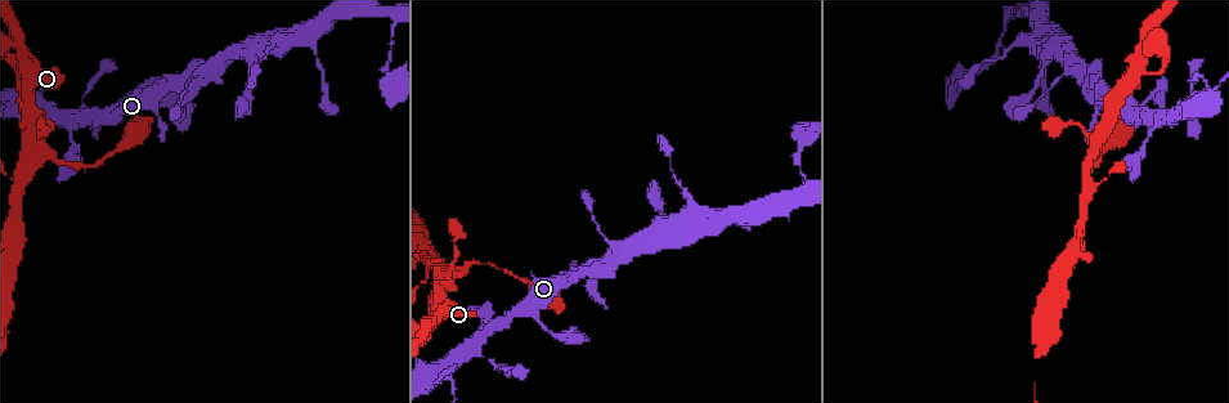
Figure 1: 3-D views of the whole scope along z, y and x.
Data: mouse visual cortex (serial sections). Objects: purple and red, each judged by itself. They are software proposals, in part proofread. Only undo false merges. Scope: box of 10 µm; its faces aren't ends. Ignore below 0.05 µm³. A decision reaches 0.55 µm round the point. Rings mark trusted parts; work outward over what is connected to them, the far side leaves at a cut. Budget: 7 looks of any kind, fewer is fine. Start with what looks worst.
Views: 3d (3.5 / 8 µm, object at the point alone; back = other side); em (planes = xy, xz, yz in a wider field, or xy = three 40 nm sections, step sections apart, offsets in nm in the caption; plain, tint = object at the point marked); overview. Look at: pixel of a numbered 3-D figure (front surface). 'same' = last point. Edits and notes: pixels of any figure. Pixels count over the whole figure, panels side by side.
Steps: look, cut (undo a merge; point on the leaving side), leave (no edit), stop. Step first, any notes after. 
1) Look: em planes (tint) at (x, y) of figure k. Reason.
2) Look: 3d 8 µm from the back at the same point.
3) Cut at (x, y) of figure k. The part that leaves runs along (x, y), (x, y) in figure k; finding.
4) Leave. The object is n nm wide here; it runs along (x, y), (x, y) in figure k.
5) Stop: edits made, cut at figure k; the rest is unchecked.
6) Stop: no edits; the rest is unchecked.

Look: 3d 8 µm at (82, 104) of figure 1. Sudden change in width.

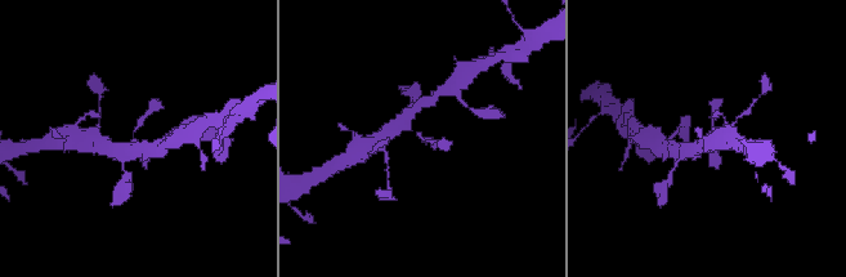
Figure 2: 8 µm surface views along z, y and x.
Look: 3d 3.5 µm at the same point.

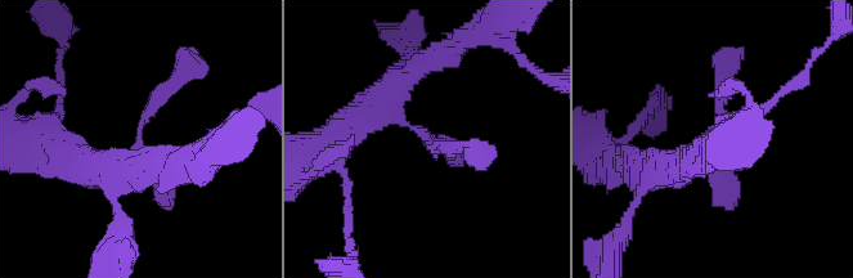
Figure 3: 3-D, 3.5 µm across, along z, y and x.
Leave. It runs along (654, 167), (717, 140), (723, 77) in figure 3; continuous, no second cell.

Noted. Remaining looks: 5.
Look: 3d 3.5 µm at (77, 165) of figure 1. Narrows sharply.

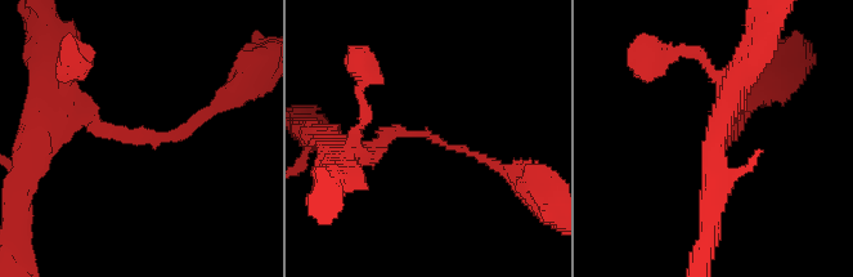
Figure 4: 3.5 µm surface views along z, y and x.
Look: em xy step 3 (tint) at (424, 132) of figure 4. The arms are 100, 200 nm wide; need the tissue.

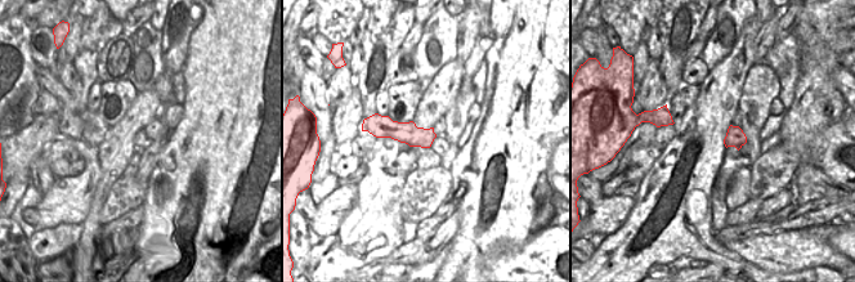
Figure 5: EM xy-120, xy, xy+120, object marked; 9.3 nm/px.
Look: em planes (tint) at the same point.

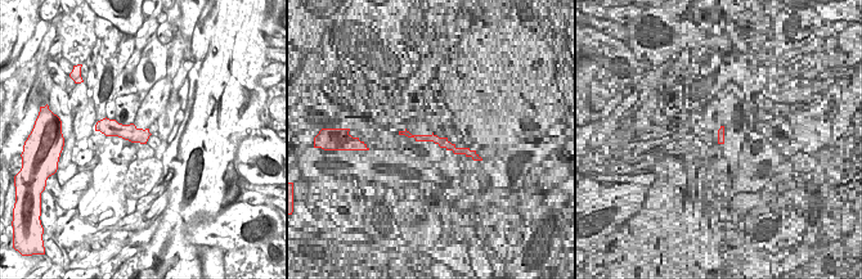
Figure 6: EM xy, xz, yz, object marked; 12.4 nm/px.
Leave. It runs along (62, 99), (146, 139), (205, 112) in figure 4; all the same cell.

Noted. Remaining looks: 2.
Look: 3d 3.5 µm from the back at (670, 232) of figure 1. Looks like a crossing.

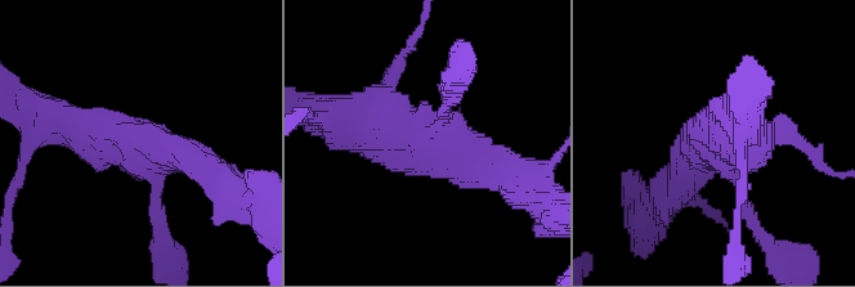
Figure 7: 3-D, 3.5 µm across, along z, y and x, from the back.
Look: em planes (tint) at (143, 148) of figure 7. 4 arms meet here; the arms are 150, 400, 400, 450 nm wide.

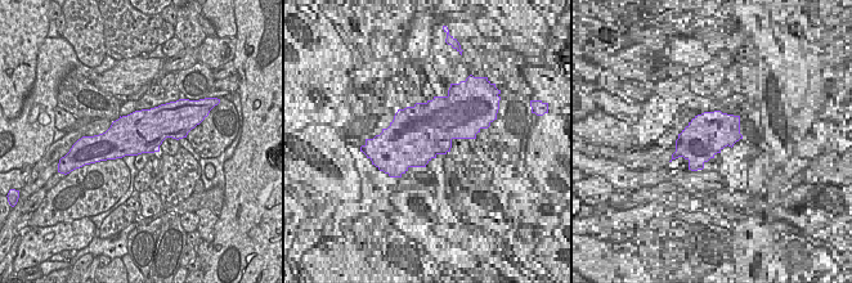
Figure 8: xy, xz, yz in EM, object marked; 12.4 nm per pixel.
Leave. The object is 550 nm wide here; it runs along (215, 178), (68, 122) in figure 7; continuous, no second cell.

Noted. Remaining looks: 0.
Stop: no edits; the rest is unchecked.

